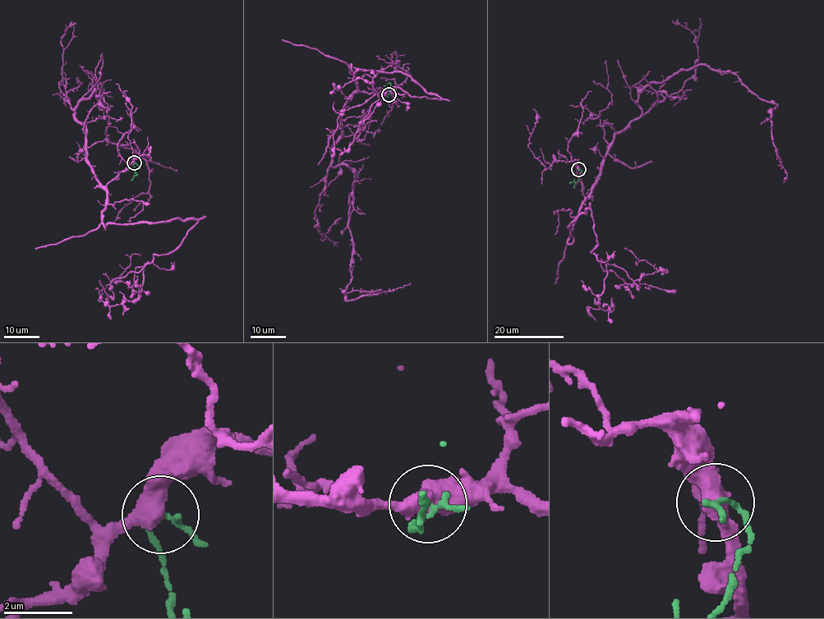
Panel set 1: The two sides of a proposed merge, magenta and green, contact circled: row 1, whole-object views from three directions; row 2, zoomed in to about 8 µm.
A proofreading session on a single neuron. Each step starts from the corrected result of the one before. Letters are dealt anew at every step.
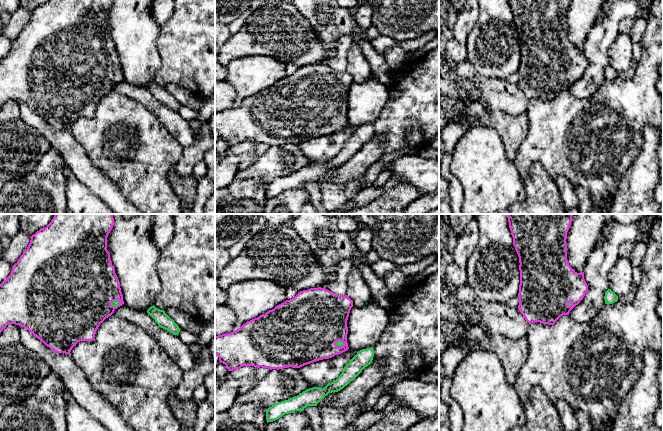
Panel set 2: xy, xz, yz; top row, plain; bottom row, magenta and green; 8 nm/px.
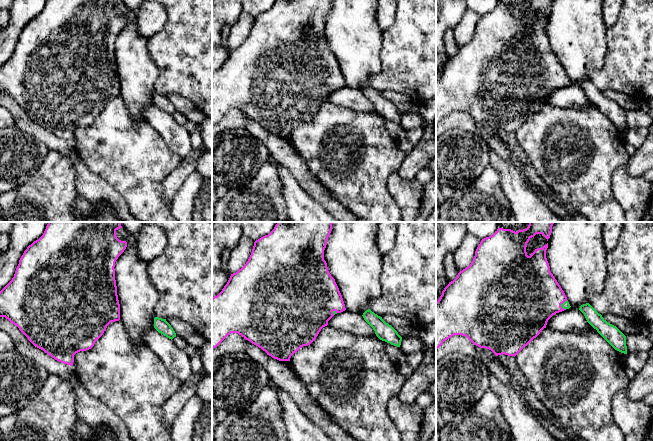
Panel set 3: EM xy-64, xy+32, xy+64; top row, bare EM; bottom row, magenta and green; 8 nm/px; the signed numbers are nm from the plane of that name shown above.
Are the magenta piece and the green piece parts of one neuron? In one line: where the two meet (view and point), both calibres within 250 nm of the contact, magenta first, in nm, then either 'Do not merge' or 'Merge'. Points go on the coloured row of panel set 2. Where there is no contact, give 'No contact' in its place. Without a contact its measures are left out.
Touches magenta at xy (113, 300). Thickness 480 nm (magenta) against 50 nm. Merge

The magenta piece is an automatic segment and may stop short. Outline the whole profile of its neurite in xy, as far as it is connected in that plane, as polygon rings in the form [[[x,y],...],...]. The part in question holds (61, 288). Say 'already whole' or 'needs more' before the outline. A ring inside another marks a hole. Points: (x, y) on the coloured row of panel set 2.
needs more | [[[55,214],[51,222],[31,236],[27,249],[13,265],[10,275],[0,284],[0,333],[9,324],[20,325],[29,330],[52,351],[70,354],[80,341],[92,341],[100,324],[124,304],[118,277],[107,250],[107,237],[114,225],[113,214]]]

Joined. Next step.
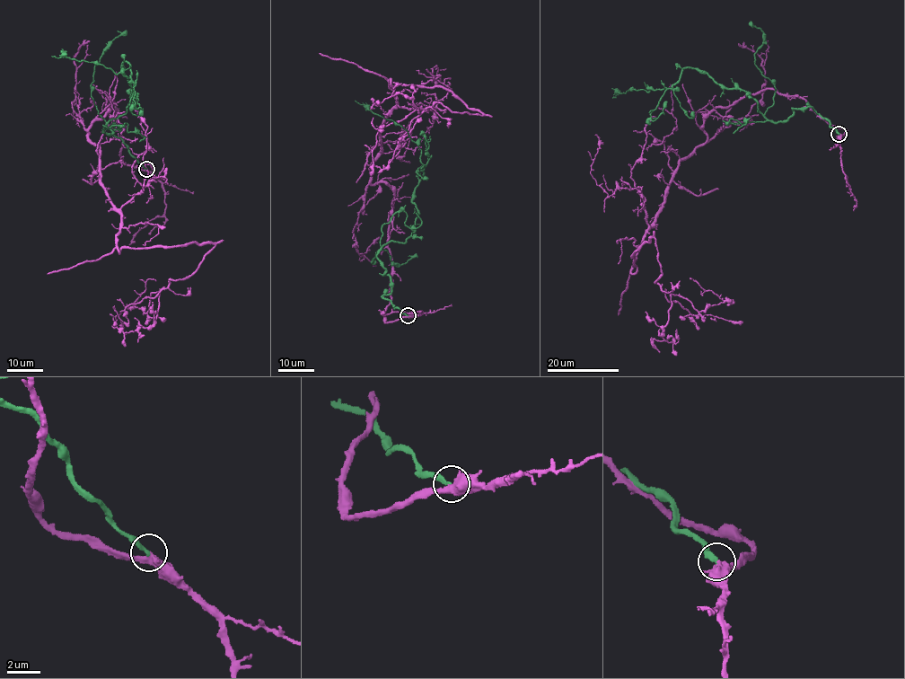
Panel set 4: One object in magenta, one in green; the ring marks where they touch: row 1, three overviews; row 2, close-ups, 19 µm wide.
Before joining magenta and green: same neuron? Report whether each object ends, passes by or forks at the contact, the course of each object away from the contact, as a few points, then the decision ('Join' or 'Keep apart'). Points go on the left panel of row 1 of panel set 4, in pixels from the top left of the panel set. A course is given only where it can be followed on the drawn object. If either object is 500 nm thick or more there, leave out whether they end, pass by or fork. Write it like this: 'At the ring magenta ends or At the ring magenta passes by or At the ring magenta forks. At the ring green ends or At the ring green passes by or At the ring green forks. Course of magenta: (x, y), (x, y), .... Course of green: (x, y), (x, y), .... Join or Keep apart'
At the ring magenta forks. At the ring green ends. Course of magenta: (146, 169), (123, 162), (105, 97), (87, 138), (118, 253), (214, 245), (144, 313), (155, 281). Course of green: (146, 169), (112, 133), (118, 126), (102, 131), (130, 102), (122, 65), (129, 64), (128, 78), (51, 57). Keep apart

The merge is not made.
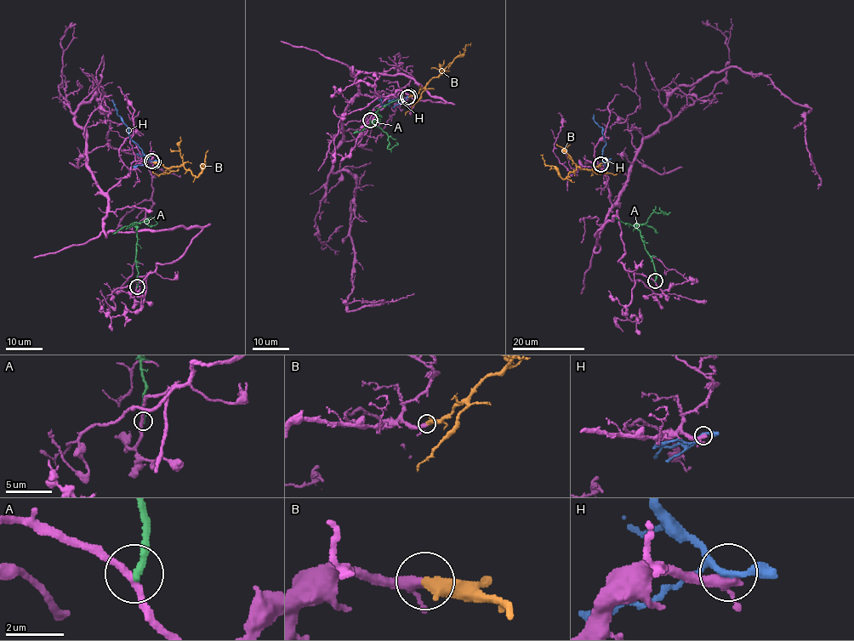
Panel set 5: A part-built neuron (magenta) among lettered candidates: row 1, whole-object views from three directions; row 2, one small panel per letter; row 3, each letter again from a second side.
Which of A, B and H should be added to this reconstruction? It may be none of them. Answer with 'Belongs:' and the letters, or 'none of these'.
Belongs: B

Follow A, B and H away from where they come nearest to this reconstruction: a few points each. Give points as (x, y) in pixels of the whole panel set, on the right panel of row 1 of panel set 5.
A: (654, 280), (652, 259), (645, 247), (637, 226), (645, 224), (652, 212), (668, 213), (659, 207)
B: (601, 165), (593, 169), (577, 167), (564, 179), (554, 167), (547, 166), (540, 154)
H: (601, 164), (606, 144), (603, 128), (594, 121), (593, 115)

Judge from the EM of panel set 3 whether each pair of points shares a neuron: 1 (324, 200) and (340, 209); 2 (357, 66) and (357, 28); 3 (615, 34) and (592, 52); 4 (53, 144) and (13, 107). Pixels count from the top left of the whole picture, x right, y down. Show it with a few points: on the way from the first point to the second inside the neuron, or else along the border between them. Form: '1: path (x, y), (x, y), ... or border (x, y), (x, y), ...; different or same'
1: path (328, 201), (336, 209); same
2: path (357, 57), (355, 37); same
3: border (606, 28), (606, 53), (603, 64); different
4: path (43, 135), (22, 117); same

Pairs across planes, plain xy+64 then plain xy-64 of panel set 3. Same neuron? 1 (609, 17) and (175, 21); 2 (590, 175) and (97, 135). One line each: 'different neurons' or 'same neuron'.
1: different neurons
2: same neuron

